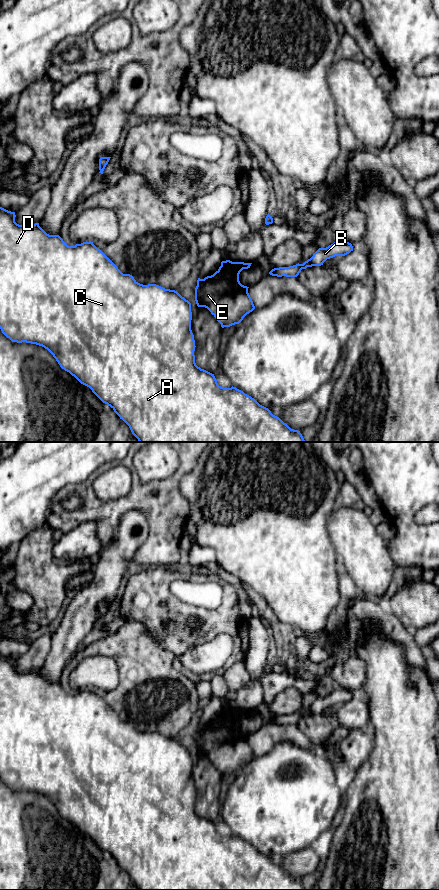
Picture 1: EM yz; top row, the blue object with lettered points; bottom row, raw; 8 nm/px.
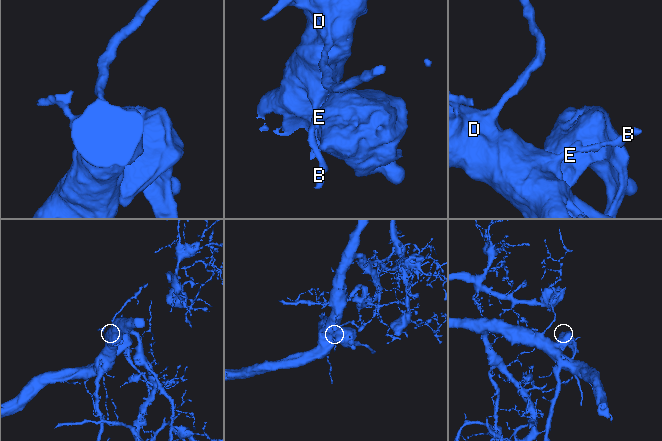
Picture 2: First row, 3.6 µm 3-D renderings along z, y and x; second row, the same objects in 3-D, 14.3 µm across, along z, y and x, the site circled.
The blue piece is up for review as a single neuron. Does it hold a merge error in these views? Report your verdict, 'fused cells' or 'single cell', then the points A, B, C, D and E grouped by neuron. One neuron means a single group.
fused cells | A B C D / E

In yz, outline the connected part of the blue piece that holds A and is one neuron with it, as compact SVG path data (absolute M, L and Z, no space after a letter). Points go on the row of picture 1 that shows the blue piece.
M0 207L0 329L2 333L12 342L31 343L44 347L56 359L62 369L69 372L81 384L89 387L92 392L105 404L110 406L114 412L122 419L130 428L132 434L139 442L305 442L302 434L298 430L291 429L279 417L273 415L271 411L260 405L254 398L245 394L236 387L224 388L218 385L214 374L201 369L195 363L195 340L191 330L191 303L182 297L177 291L165 289L156 284L143 285L138 283L130 274L123 274L118 267L100 250L93 242L83 242L75 246L68 246L59 235L49 235L40 226L39 223L19 225L15 222L15 212L8 211Z

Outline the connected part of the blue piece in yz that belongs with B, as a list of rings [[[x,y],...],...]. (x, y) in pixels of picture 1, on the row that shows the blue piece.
[[[337,239],[333,244],[326,248],[319,248],[313,256],[305,261],[303,264],[296,264],[289,267],[279,267],[272,269],[269,274],[277,277],[297,277],[302,269],[312,266],[321,266],[323,263],[330,258],[335,256],[345,256],[353,251],[351,243]]]

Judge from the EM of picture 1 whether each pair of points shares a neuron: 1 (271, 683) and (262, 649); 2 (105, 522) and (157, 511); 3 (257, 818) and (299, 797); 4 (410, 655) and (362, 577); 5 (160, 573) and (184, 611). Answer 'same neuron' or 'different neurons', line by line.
1: same neuron
2: same neuron
3: same neuron
4: different neurons
5: same neuron

